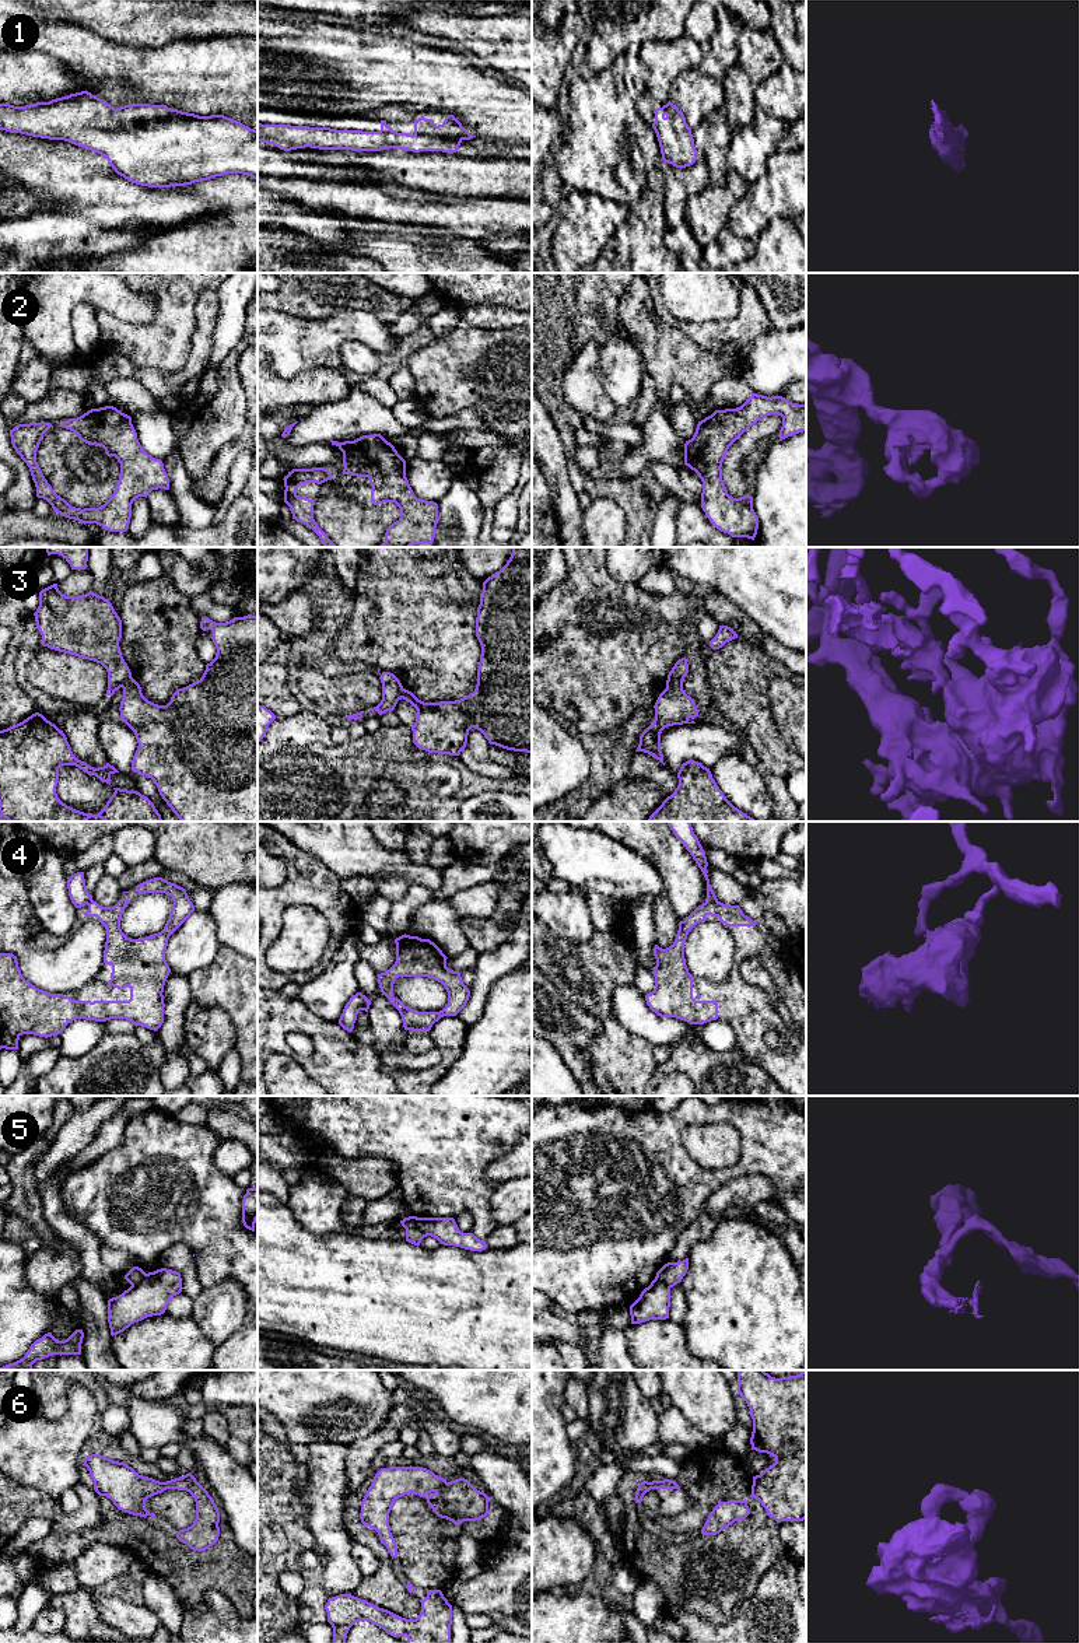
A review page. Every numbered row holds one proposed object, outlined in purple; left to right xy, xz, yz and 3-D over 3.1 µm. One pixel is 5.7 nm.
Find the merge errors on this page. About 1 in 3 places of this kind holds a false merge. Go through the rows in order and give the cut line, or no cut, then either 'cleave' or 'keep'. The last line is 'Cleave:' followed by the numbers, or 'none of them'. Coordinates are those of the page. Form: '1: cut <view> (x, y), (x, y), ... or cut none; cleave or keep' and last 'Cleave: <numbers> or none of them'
1: cut none; keep
2: cut none; keep
3: cut yz (682, 679), (675, 679), (666, 687); cleave
4: cut yz (717, 900), (706, 903); cleave
5: cut xz (410, 1216), (424, 1236); cleave
6: cut none; keep
Cleave: 3, 4, 5

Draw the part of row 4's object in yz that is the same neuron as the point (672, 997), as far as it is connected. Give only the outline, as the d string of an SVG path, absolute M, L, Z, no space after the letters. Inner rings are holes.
M721 901L703 903L684 921L679 922L675 942L662 949L654 947L656 966L652 971L655 988L645 995L647 1005L661 1017L676 1017L690 1024L704 1024L718 1019L715 1001L693 998L693 975L684 959L684 942L689 932L705 918L718 917L726 926L756 926L756 921L743 914L739 905Z

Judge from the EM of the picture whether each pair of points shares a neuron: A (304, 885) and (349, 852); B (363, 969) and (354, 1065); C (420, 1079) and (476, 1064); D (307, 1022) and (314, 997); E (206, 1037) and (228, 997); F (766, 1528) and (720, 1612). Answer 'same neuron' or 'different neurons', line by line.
A: different neurons
B: different neurons
C: different neurons
D: different neurons
E: different neurons
F: same neuron

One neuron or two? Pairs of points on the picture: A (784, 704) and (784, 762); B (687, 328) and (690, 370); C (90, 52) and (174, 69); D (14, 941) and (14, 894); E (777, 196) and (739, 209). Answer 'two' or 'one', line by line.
A: two
B: two
C: one
D: one
E: one

